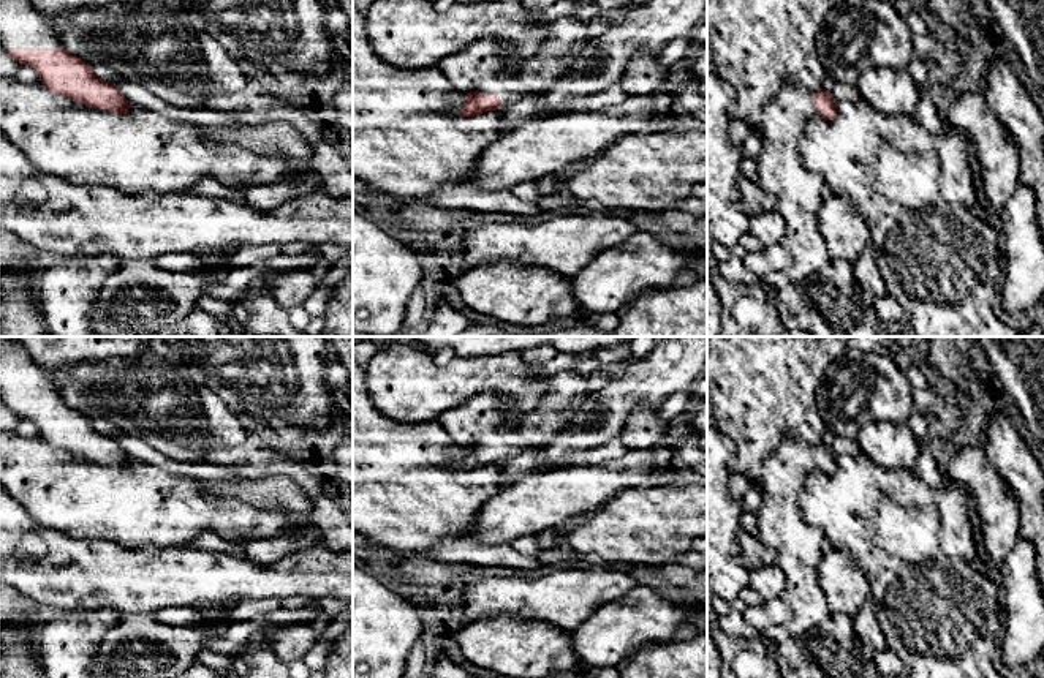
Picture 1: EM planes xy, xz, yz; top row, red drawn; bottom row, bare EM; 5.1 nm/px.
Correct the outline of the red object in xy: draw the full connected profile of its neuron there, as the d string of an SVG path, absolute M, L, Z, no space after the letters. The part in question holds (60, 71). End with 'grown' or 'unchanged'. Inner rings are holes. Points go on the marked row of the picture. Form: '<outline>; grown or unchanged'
M0 0L0 46L21 65L32 66L41 85L76 103L128 114L119 87L98 79L93 66L70 54L30 0Z; grown

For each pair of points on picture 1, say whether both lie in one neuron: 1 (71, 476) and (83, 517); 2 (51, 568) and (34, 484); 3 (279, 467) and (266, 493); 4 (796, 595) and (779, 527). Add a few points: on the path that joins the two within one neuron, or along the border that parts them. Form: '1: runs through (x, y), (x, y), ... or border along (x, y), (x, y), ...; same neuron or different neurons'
1: runs through (71, 485), (71, 492), (83, 503), (83, 508); same neuron
2: border along (16, 501), (38, 525), (78, 539); different neurons
3: border along (291, 478), (269, 476), (255, 481), (239, 481); different neurons
4: runs through (798, 577), (796, 544); same neuron

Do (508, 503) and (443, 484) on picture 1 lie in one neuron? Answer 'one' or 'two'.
two

